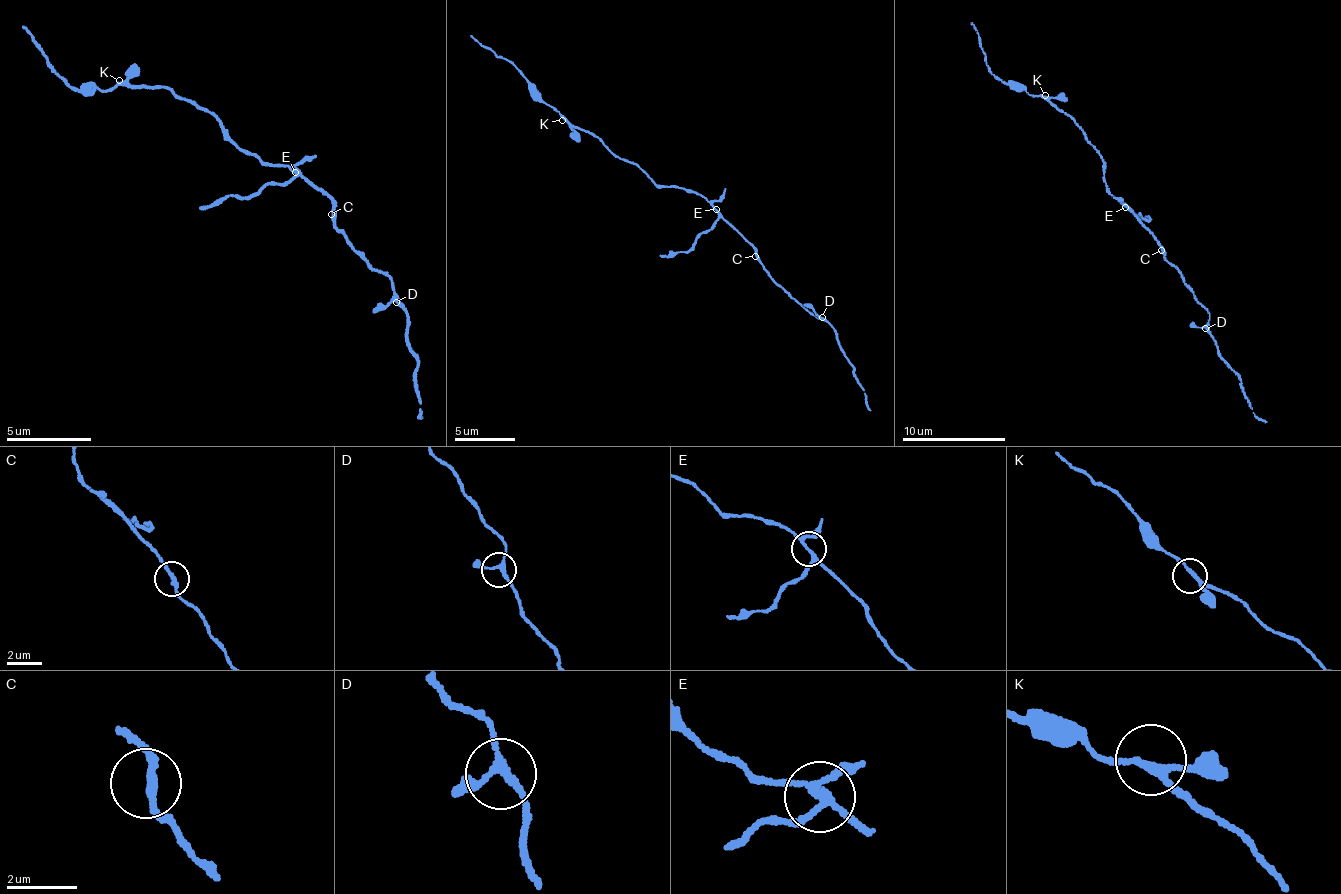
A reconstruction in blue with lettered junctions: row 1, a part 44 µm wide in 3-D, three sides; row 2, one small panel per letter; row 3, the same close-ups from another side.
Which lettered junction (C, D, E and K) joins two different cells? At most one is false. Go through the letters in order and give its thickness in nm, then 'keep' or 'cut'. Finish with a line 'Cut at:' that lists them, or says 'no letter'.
C: calibre 200 nm; keep
D: calibre 180 nm; keep
E: calibre 180 nm; cut
K: calibre 180 nm; keep
Cut at: E

